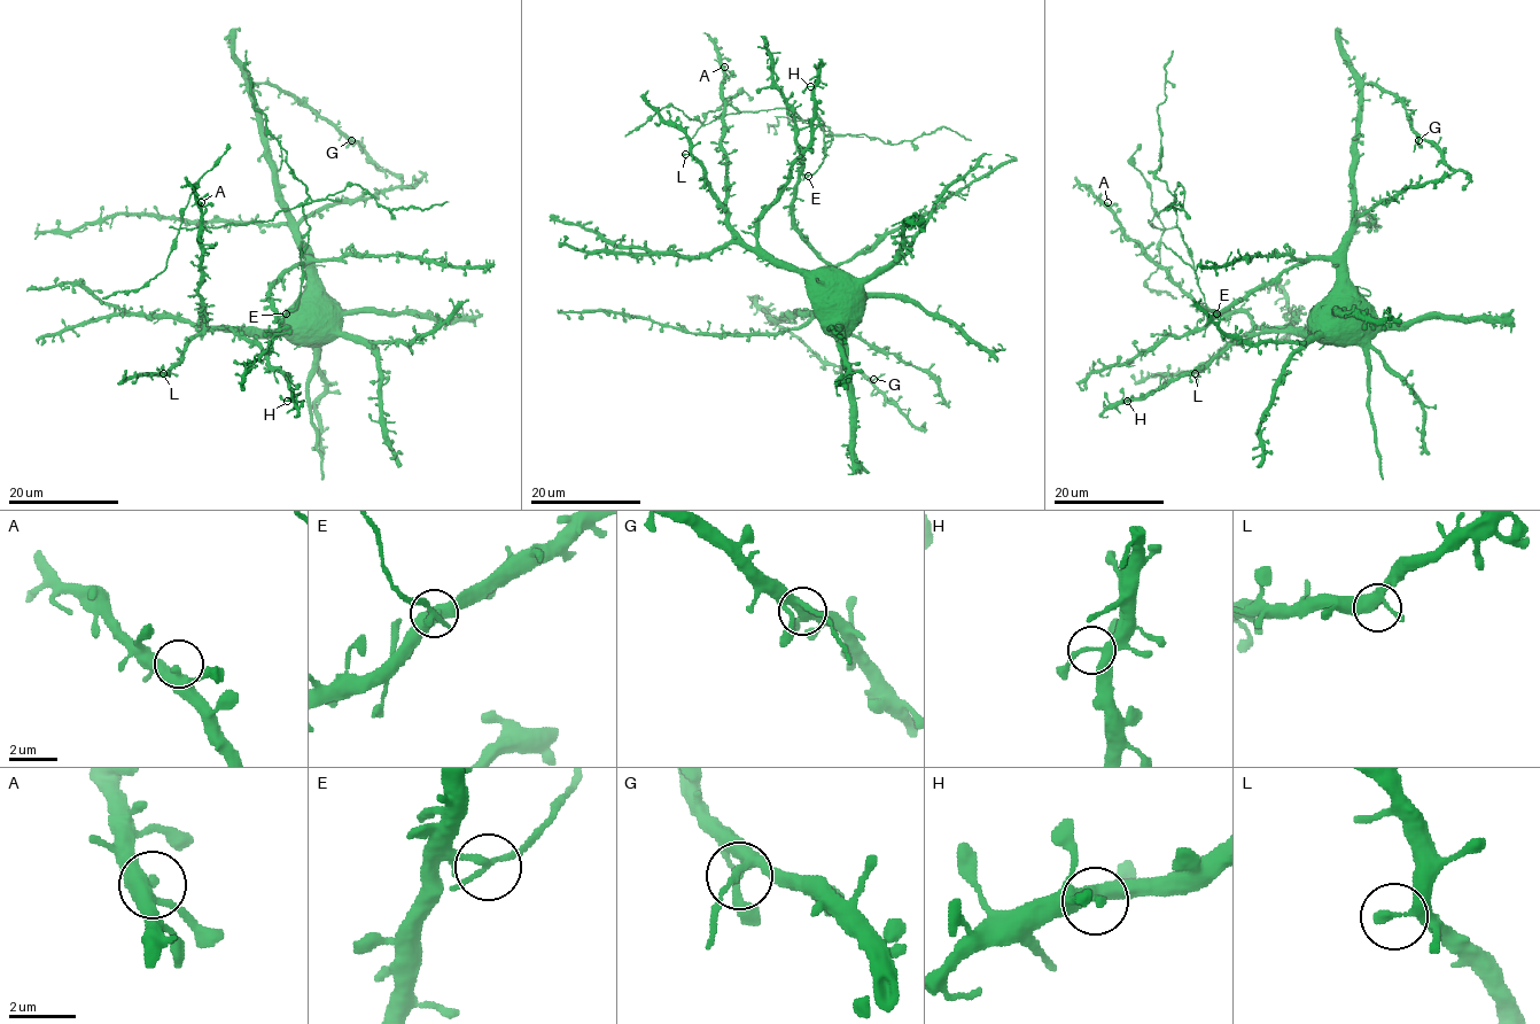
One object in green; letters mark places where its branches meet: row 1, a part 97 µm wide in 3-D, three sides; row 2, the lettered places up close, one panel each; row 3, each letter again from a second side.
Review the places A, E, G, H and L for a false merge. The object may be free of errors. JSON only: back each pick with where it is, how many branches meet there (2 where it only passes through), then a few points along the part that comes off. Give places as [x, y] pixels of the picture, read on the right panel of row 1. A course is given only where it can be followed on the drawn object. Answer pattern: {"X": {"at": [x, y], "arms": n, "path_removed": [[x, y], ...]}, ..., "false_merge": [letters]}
{"E": {"at": [1216, 313], "arms": 3, "path_removed": [[1216, 312], [1204, 302], [1171, 203], [1149, 222], [1164, 229], [1160, 265], [1146, 285], [1176, 297]]}, "false_merge": ["E"]}

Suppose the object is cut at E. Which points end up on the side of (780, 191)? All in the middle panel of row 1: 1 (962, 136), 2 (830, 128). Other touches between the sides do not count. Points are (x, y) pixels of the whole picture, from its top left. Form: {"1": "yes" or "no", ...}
{"1": "no", "2": "no"}

